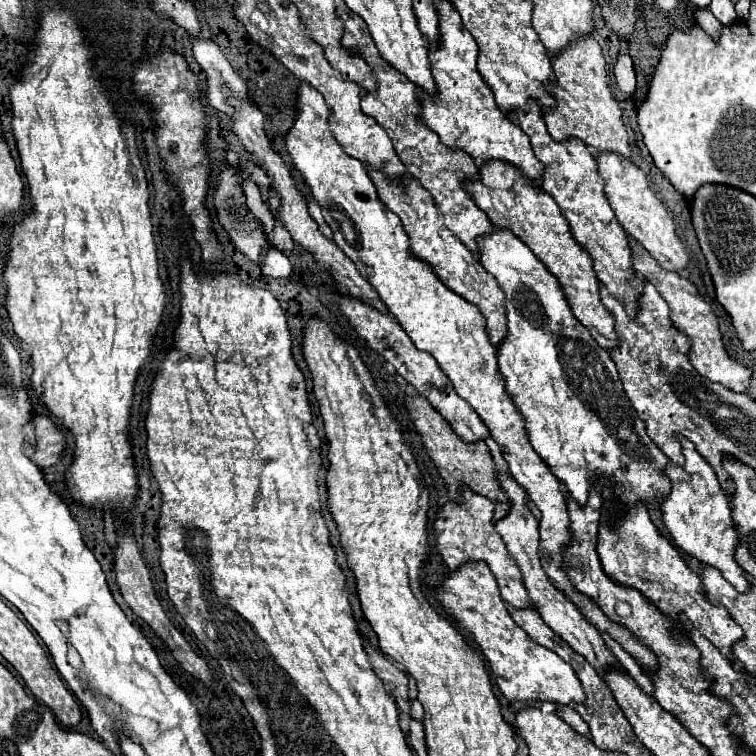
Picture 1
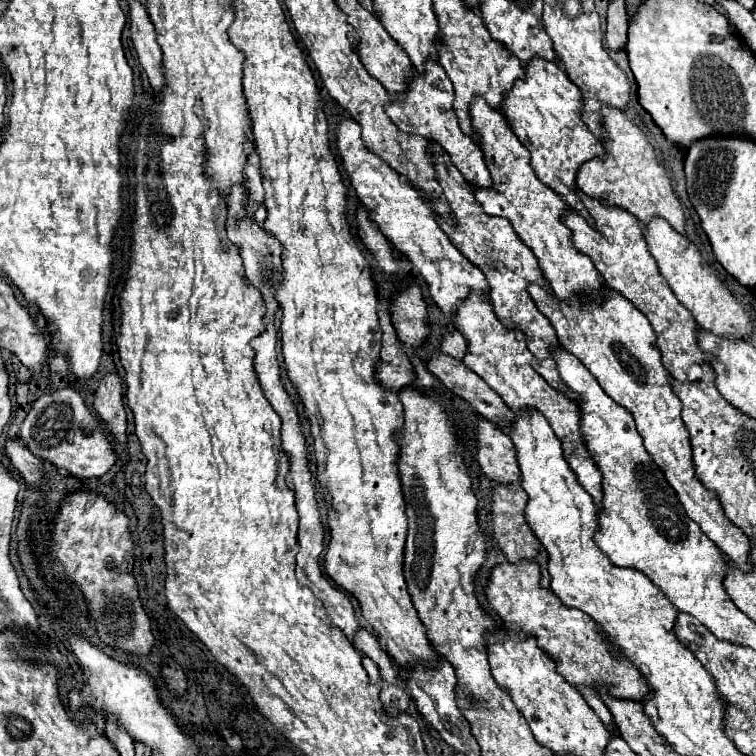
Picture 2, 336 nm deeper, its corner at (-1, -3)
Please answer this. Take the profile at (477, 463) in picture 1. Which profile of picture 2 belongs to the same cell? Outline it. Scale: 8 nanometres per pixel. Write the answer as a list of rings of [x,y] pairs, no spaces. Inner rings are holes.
[[[521,484],[495,486],[495,490],[493,490],[493,538],[497,540],[499,548],[503,550],[503,554],[507,556],[509,562],[519,562],[519,560],[539,562],[541,572],[543,572],[543,586],[547,586],[549,584],[549,578],[547,578],[549,576],[547,574],[547,556],[545,556],[545,562],[543,562],[541,560],[543,546],[541,546],[541,542],[537,538],[533,538],[533,530],[529,528],[529,524],[525,520],[525,504],[527,504],[527,494],[521,488]]]

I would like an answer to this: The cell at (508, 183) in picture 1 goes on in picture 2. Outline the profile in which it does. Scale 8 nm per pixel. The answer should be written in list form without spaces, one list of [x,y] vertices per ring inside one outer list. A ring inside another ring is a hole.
[[[529,284],[527,290],[535,306],[555,328],[561,346],[577,360],[581,360],[581,364],[597,378],[607,396],[611,396],[617,404],[621,404],[633,414],[645,450],[649,450],[655,464],[665,472],[665,478],[669,486],[675,490],[687,516],[699,524],[699,528],[725,552],[729,560],[733,560],[735,566],[743,568],[743,572],[753,570],[749,558],[751,554],[749,538],[735,524],[727,520],[721,502],[717,500],[717,494],[705,490],[701,480],[697,480],[695,476],[689,430],[681,420],[681,400],[671,390],[671,374],[661,362],[657,336],[649,320],[631,302],[627,302],[611,288],[605,292],[603,304],[593,304],[593,302],[567,304],[561,302],[555,294],[549,294],[535,284]]]

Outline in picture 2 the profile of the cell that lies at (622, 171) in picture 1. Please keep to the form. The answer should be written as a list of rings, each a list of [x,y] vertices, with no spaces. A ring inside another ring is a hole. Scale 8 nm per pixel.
[[[653,218],[645,226],[645,240],[649,244],[649,250],[653,258],[657,260],[661,276],[667,280],[679,302],[693,312],[699,328],[723,336],[729,340],[747,340],[747,336],[753,332],[755,322],[747,314],[747,310],[735,300],[735,296],[727,290],[727,286],[721,282],[716,270],[712,265],[703,260],[697,246],[681,236],[677,230],[673,230],[663,218]]]

